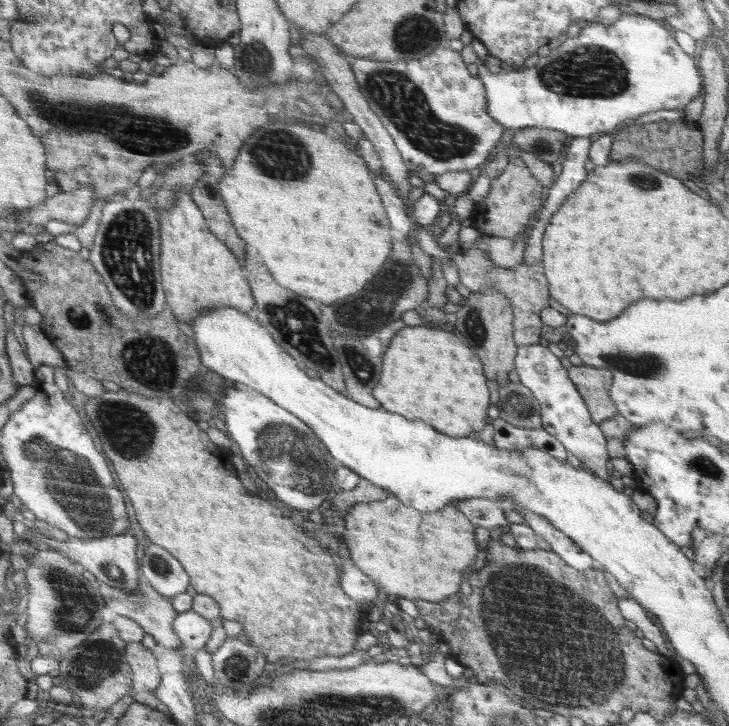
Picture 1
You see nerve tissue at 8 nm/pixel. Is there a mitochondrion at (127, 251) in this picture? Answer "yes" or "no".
yes

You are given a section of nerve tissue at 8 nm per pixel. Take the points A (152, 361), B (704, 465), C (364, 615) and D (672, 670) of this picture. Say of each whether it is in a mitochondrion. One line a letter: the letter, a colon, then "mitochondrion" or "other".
A: mitochondrion
B: mitochondrion
C: other
D: other

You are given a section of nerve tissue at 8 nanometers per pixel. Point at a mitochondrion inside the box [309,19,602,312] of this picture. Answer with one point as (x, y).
(393, 91)

